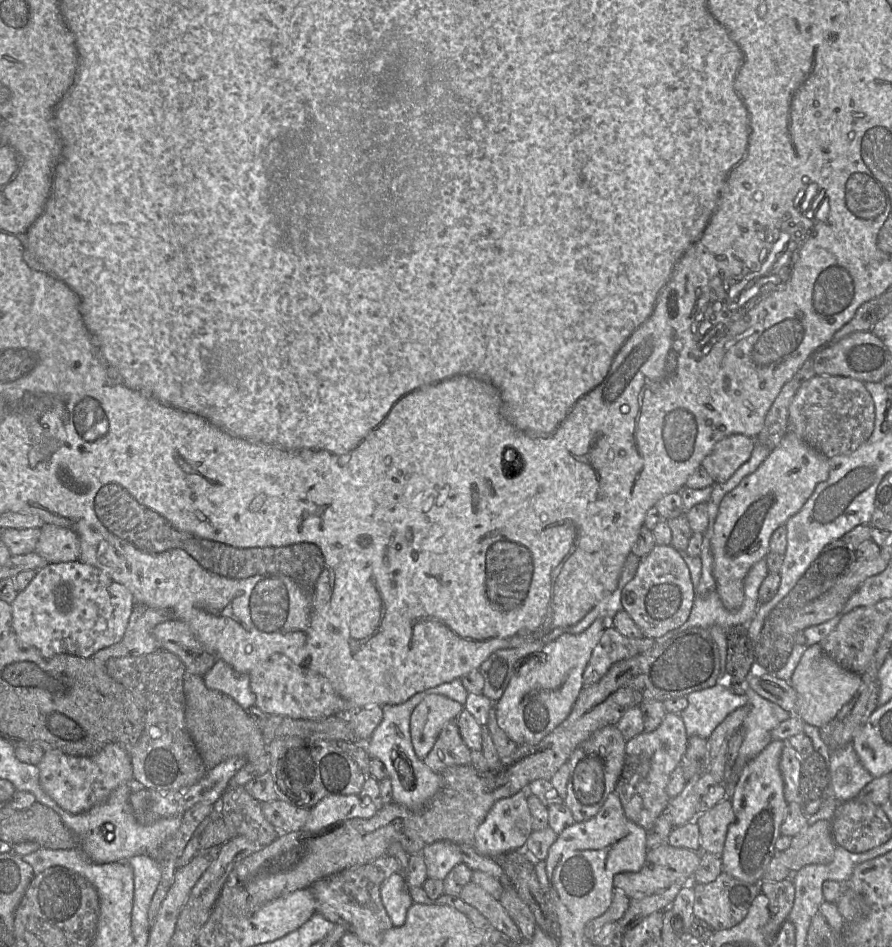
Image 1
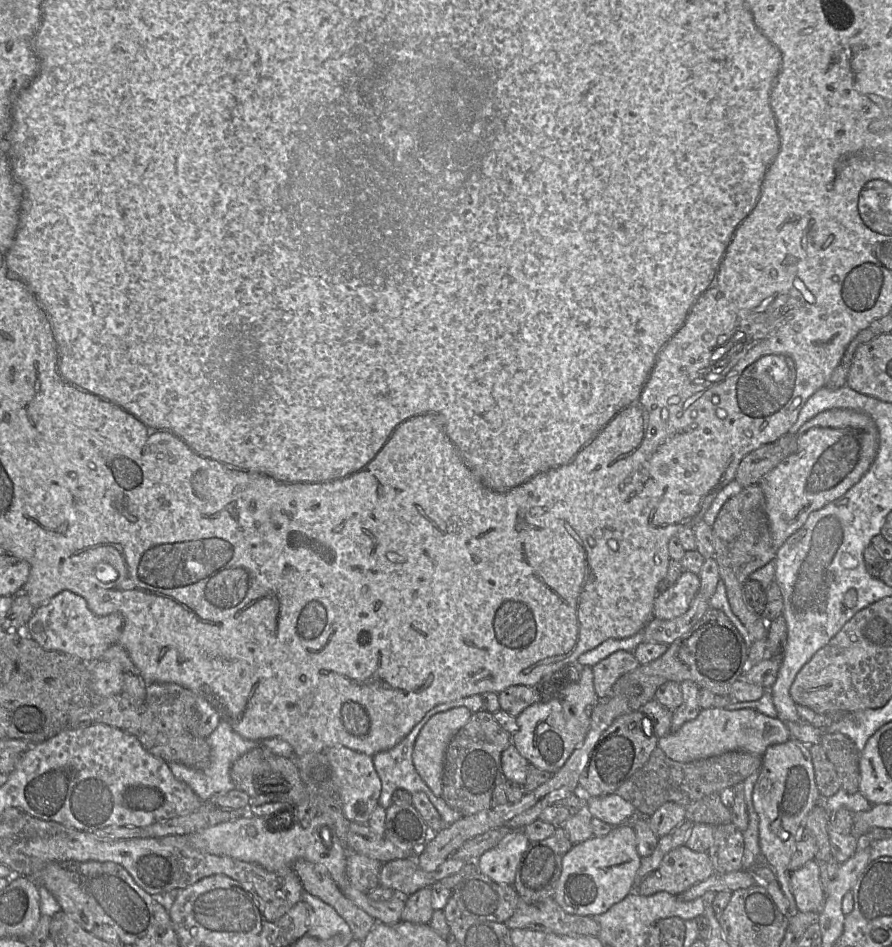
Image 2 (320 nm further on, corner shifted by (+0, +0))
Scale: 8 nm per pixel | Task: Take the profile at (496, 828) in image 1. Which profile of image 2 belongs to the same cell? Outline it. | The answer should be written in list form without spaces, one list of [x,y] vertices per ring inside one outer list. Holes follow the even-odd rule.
[[[512,829],[497,846],[477,859],[479,872],[497,883],[513,885],[519,862],[529,843],[523,829]]]

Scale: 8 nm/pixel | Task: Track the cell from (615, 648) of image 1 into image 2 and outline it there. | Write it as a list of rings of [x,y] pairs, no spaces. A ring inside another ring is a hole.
[[[618,650],[596,663],[592,667],[594,688],[600,701],[611,697],[611,690],[616,681],[639,665],[635,654],[627,650]]]

